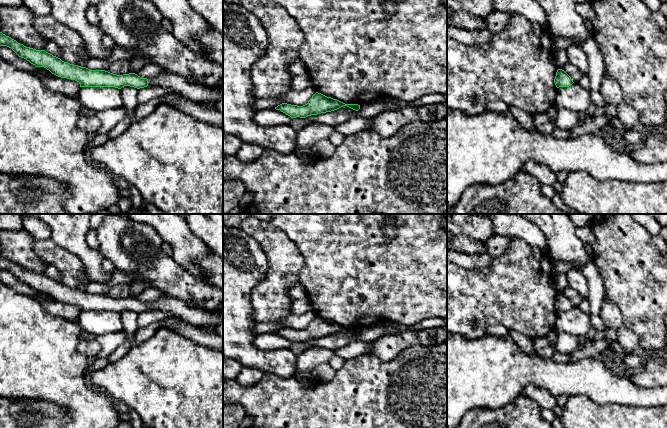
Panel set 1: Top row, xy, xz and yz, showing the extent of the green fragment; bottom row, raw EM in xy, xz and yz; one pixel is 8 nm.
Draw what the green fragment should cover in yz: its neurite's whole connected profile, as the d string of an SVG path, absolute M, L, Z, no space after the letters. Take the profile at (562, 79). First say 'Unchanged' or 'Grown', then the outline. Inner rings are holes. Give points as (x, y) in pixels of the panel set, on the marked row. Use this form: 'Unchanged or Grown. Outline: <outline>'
Unchanged. Outline: M558 69L554 79L554 83L557 88L559 87L569 87L574 82L571 77L562 69Z

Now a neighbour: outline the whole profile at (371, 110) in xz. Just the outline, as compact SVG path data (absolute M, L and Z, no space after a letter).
M383 98L379 99L372 103L365 103L360 105L360 109L355 111L347 106L343 106L337 110L317 114L314 116L308 116L304 118L306 125L314 123L323 123L326 125L337 125L343 123L353 117L362 117L362 118L374 118L381 112L386 110L386 106L389 102L399 100L396 98Z

